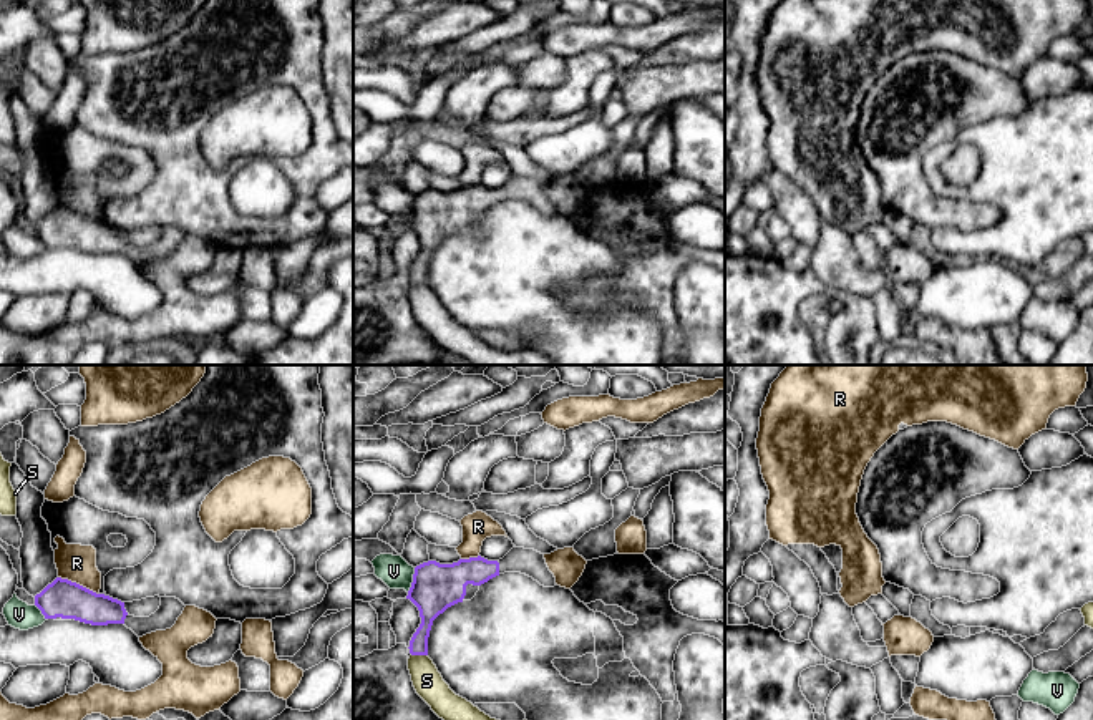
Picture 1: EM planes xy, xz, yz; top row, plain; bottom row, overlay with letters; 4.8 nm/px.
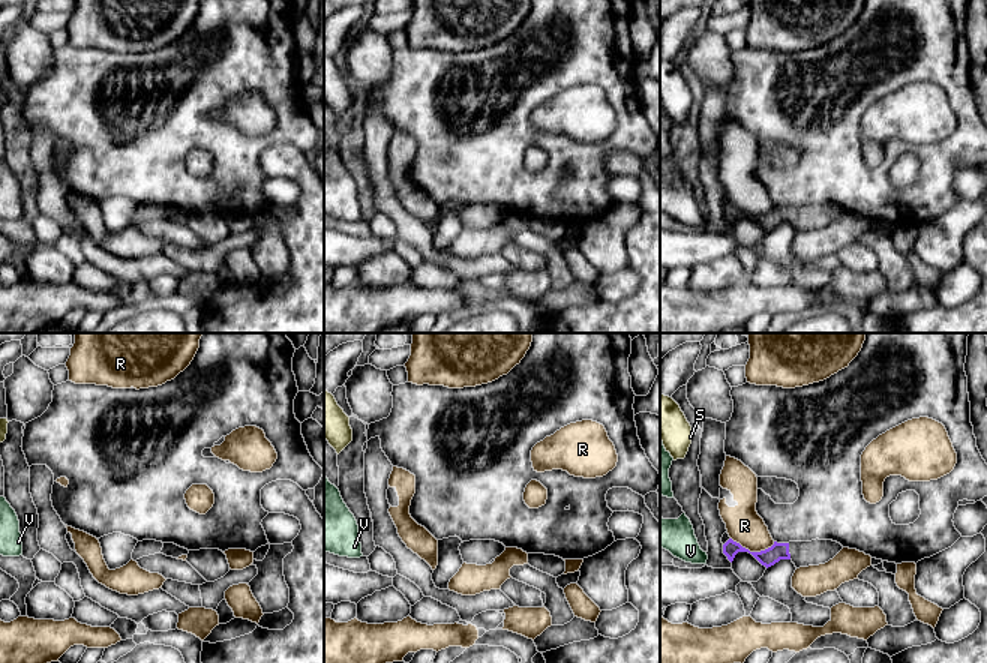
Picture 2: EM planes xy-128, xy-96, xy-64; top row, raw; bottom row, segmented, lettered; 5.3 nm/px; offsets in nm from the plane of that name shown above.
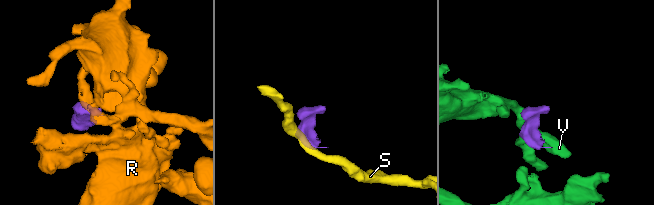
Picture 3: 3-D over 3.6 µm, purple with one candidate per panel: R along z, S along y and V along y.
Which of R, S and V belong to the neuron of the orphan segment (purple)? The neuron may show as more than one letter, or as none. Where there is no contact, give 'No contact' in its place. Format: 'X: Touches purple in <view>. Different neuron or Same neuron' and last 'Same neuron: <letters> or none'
R: Touches purple in xy. Different neuron
S: Touches purple in xz. Different neuron
V: Touches purple in xz. Different neuron
Same neuron: none

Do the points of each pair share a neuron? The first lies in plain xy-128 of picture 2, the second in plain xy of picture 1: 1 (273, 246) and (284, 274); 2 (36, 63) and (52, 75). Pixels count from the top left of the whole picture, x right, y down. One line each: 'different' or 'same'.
1: same
2: same

